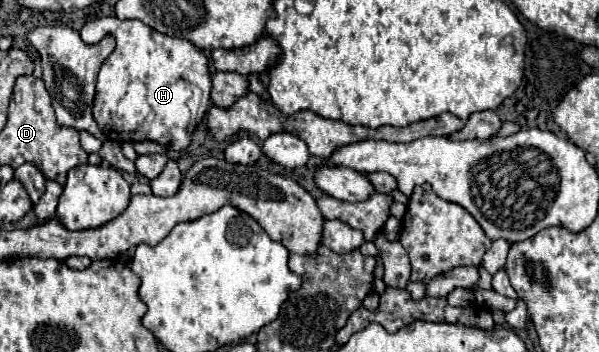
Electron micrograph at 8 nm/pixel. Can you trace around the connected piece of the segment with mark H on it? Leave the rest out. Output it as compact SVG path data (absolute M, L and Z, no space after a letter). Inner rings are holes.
M116 16L96 18L80 30L86 44L98 44L108 34L116 38L116 48L104 60L98 74L92 106L96 124L114 142L154 140L164 148L184 150L191 143L190 123L199 124L211 104L208 58L192 42L164 36L140 20L120 20ZM194 88L199 88L203 97L198 107L190 108L187 102ZM190 109L198 109L196 121Z

